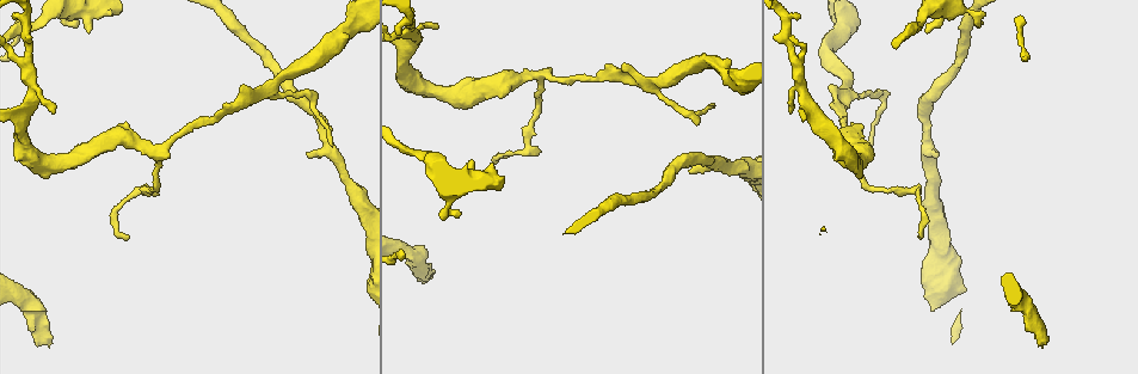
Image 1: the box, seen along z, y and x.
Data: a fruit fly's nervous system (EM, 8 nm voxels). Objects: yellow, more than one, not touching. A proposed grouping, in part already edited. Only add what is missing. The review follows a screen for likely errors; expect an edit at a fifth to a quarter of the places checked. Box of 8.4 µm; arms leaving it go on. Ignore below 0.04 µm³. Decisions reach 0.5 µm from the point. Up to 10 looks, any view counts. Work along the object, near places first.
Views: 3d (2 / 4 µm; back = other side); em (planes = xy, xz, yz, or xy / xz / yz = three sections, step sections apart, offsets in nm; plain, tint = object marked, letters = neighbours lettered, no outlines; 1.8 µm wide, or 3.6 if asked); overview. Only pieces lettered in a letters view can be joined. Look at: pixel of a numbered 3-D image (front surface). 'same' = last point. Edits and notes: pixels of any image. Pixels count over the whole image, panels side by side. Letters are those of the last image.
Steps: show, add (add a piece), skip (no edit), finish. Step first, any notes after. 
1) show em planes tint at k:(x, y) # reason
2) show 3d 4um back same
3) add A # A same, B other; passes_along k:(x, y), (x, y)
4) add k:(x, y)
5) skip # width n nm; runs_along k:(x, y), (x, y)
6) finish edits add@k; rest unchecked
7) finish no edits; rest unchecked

show em xy step 8 letters at 1:(1041, 341) # long arm stops here

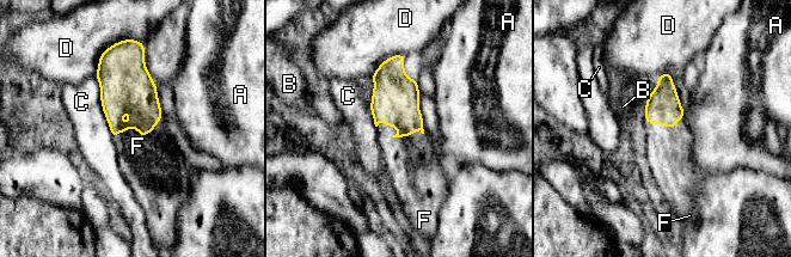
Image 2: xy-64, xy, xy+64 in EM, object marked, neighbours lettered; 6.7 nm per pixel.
show em planes letters same # cut it another way

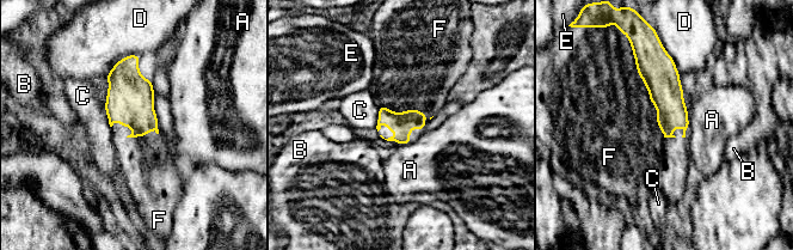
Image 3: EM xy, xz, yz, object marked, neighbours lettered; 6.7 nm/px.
add 3:(627, 145) # width 160 nm; A other, B other, C other, D other, E other, F same; passes_along 3:(667, 93), (661, 129), (627, 145); the neuron continues

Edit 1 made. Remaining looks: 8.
show overview # redraw

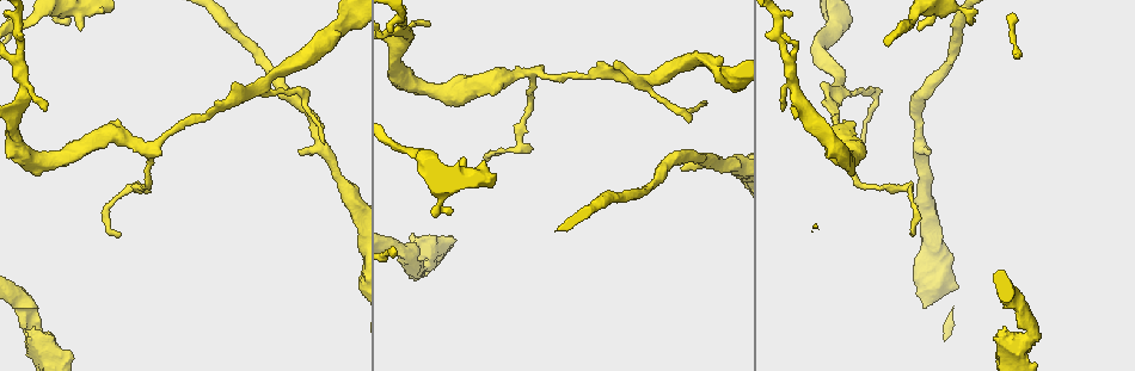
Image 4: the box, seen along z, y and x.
show em planes letters at 4:(397, 47) # calibre changes

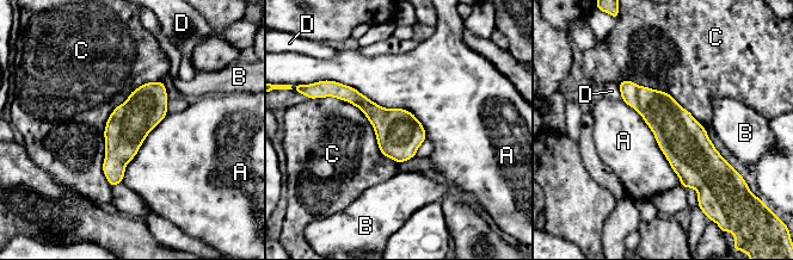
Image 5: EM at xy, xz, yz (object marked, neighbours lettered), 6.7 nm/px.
skip # A other, B other, C other, D other; none of them fits

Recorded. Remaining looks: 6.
show 3d 2um at 4:(79, 27) # free end

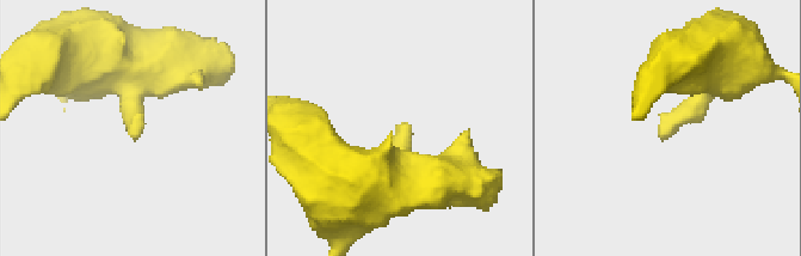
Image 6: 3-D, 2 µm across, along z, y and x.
show em planes letters at 6:(659, 136)

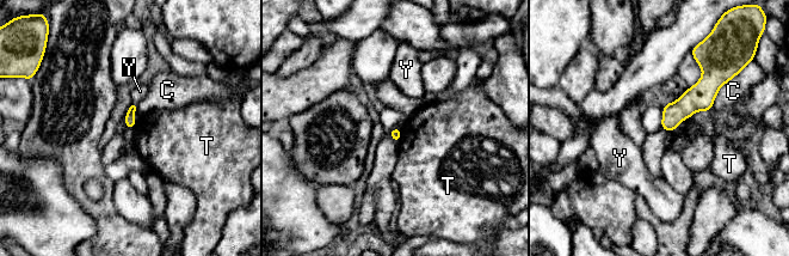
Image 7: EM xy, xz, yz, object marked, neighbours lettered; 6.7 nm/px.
skip # C other, T other, Y other; border 7:(709, 110), (695, 111), (689, 117); no lettered piece goes on from it

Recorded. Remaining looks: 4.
show em yz step 8 letters at 4:(301, 151) # free end

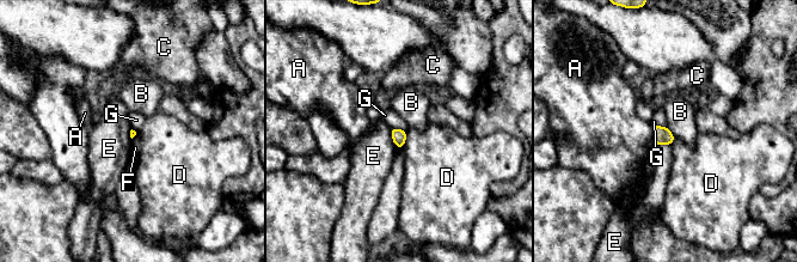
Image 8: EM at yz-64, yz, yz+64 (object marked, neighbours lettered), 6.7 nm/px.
show em xy step 16 letters same # another direction

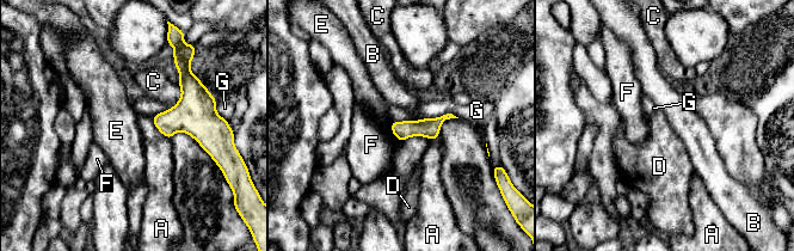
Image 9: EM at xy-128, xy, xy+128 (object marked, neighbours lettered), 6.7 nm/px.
skip # width 120 nm; A other, B other, C other, D other, E other, F other, G other; border 9:(459, 117), (443, 114), (422, 118); none of them fits

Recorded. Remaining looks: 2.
finish edits add@3; rest unchecked

